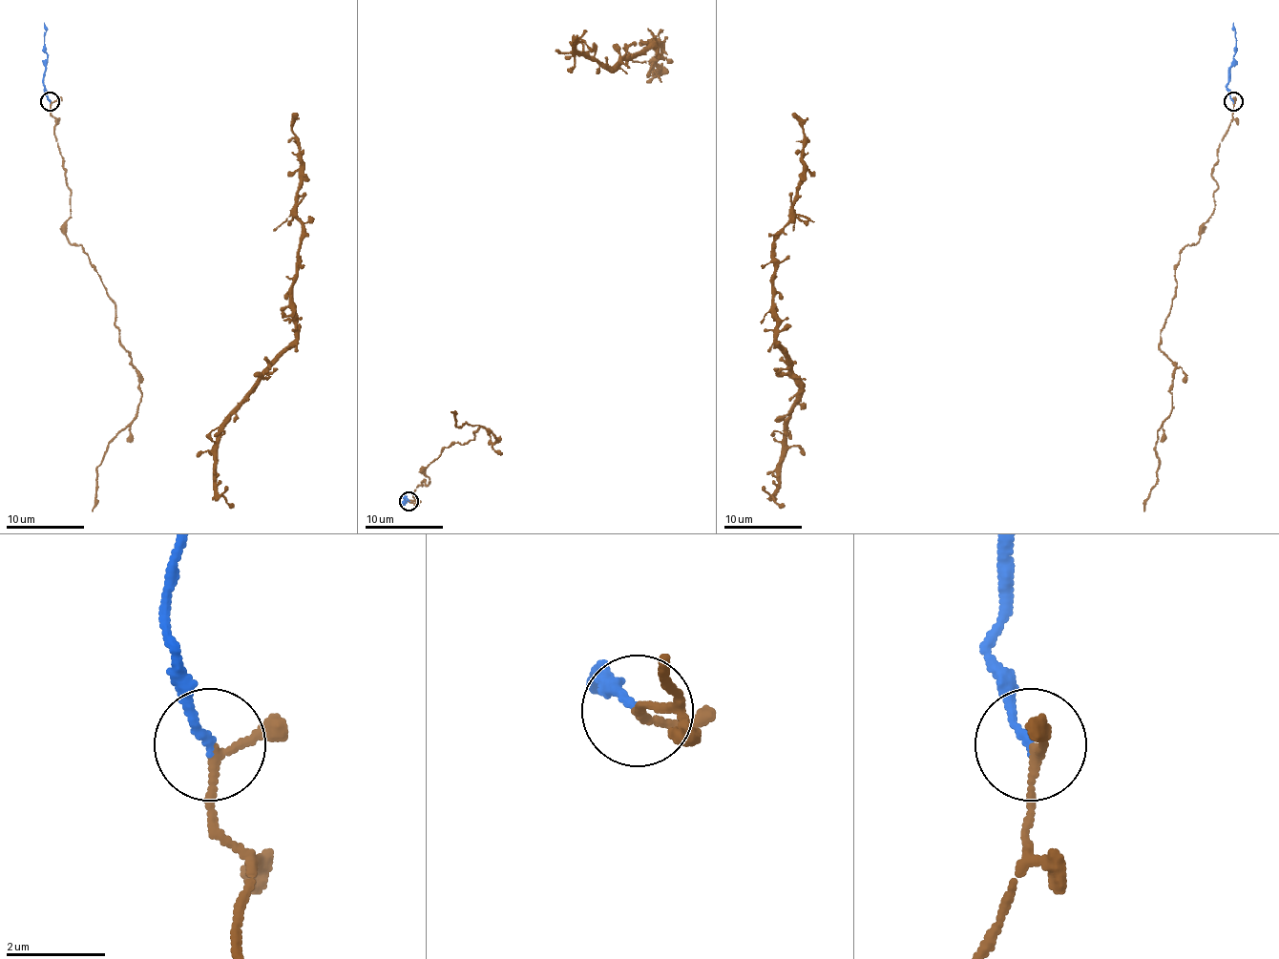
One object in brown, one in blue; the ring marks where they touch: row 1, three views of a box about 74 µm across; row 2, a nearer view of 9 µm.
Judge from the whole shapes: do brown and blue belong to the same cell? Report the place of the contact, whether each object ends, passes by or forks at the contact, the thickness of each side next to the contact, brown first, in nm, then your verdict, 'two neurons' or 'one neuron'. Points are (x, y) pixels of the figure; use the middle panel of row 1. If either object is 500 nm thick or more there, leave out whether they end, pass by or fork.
(408, 501) | brown passes by | blue ends | 140/150 nm | one neuron

